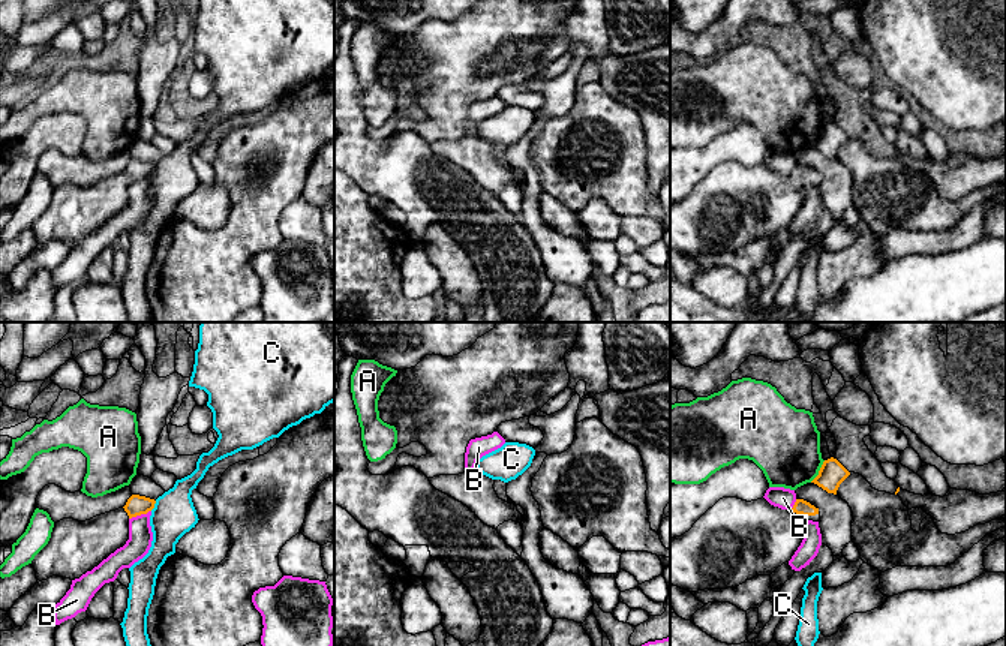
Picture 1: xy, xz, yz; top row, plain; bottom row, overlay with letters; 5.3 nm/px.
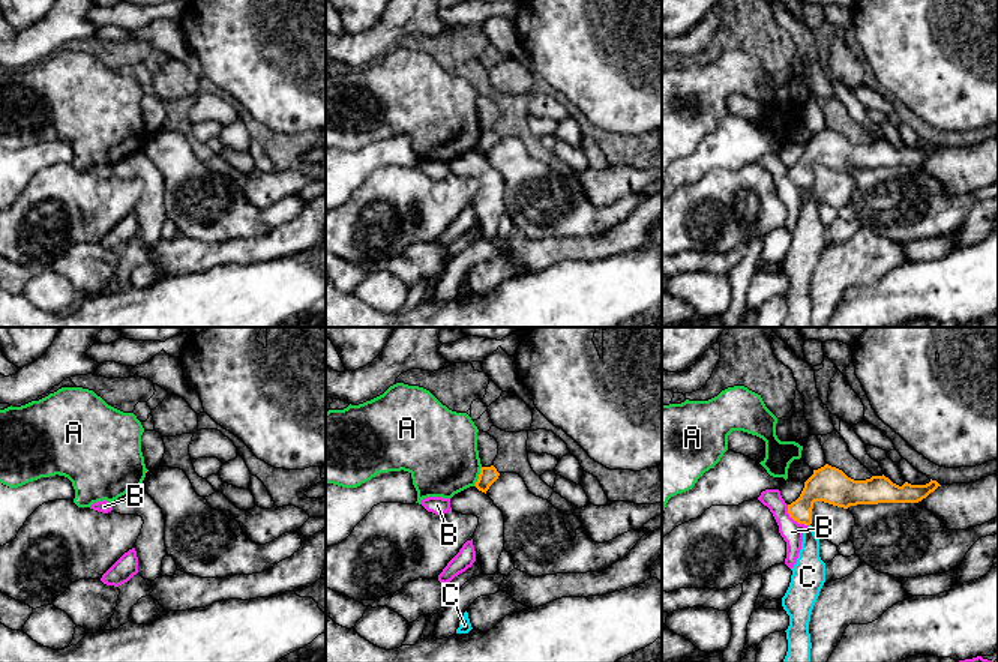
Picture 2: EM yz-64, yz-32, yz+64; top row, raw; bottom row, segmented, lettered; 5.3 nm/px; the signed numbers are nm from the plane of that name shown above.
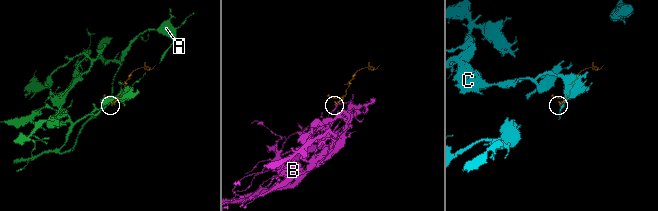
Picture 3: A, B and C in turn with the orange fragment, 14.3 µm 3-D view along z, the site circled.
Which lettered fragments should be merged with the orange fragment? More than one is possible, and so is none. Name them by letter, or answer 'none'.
none

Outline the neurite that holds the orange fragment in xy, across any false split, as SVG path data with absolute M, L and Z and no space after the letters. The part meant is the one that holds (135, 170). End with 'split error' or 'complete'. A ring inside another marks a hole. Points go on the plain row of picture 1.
M132 159L123 172L85 186L63 183L54 187L48 208L34 220L31 231L37 247L52 240L79 243L129 204L129 184L147 178L156 165Z; split error

